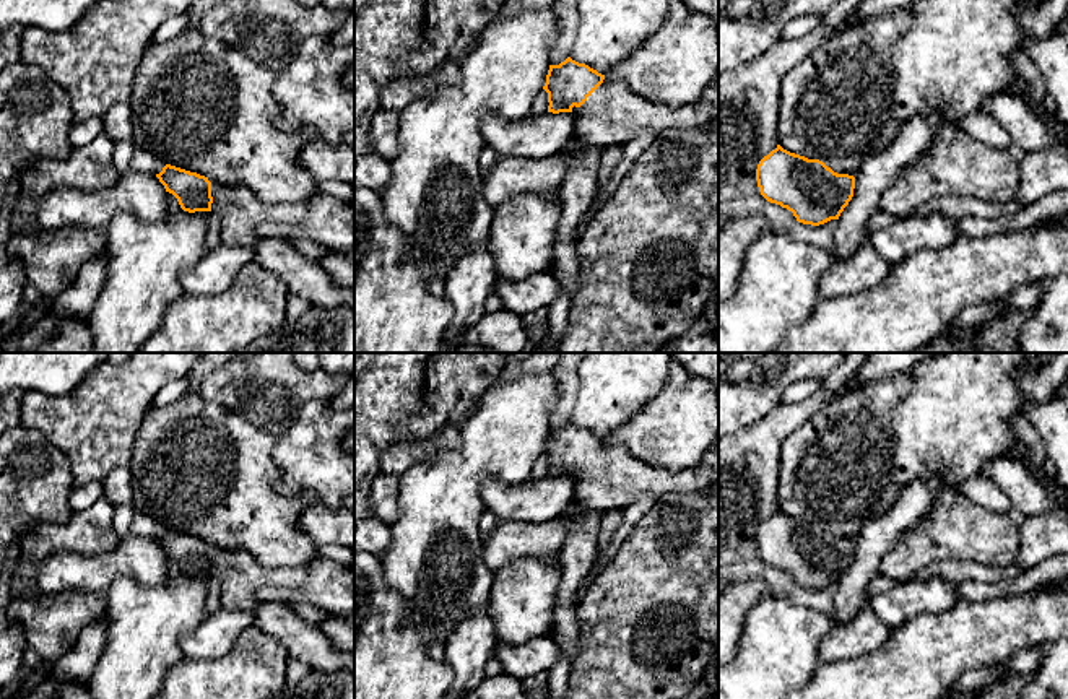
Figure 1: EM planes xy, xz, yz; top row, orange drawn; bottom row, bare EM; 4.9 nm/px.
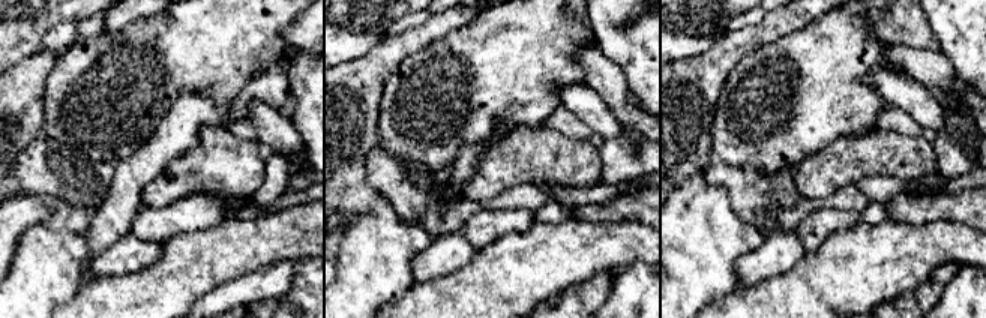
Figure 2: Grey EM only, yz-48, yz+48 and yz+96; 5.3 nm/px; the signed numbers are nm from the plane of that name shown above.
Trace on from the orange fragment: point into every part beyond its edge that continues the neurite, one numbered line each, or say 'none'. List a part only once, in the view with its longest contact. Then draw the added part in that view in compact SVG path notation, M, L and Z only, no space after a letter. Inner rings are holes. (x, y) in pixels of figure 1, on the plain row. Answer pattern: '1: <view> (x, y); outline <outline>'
1: xz (613, 478); outline M719 437L696 467L683 471L647 465L623 445L603 444L580 470L574 483L574 499L606 512L626 507L642 496L699 493L717 481Z

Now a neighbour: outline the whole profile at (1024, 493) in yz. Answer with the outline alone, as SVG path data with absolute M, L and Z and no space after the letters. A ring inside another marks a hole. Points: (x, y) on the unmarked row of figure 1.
M1003 455L987 460L982 473L992 480L1024 515L1050 512L1057 502L1019 462Z

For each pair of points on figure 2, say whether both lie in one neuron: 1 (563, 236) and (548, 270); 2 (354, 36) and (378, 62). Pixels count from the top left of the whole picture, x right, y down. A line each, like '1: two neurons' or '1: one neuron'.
1: one neuron
2: two neurons

